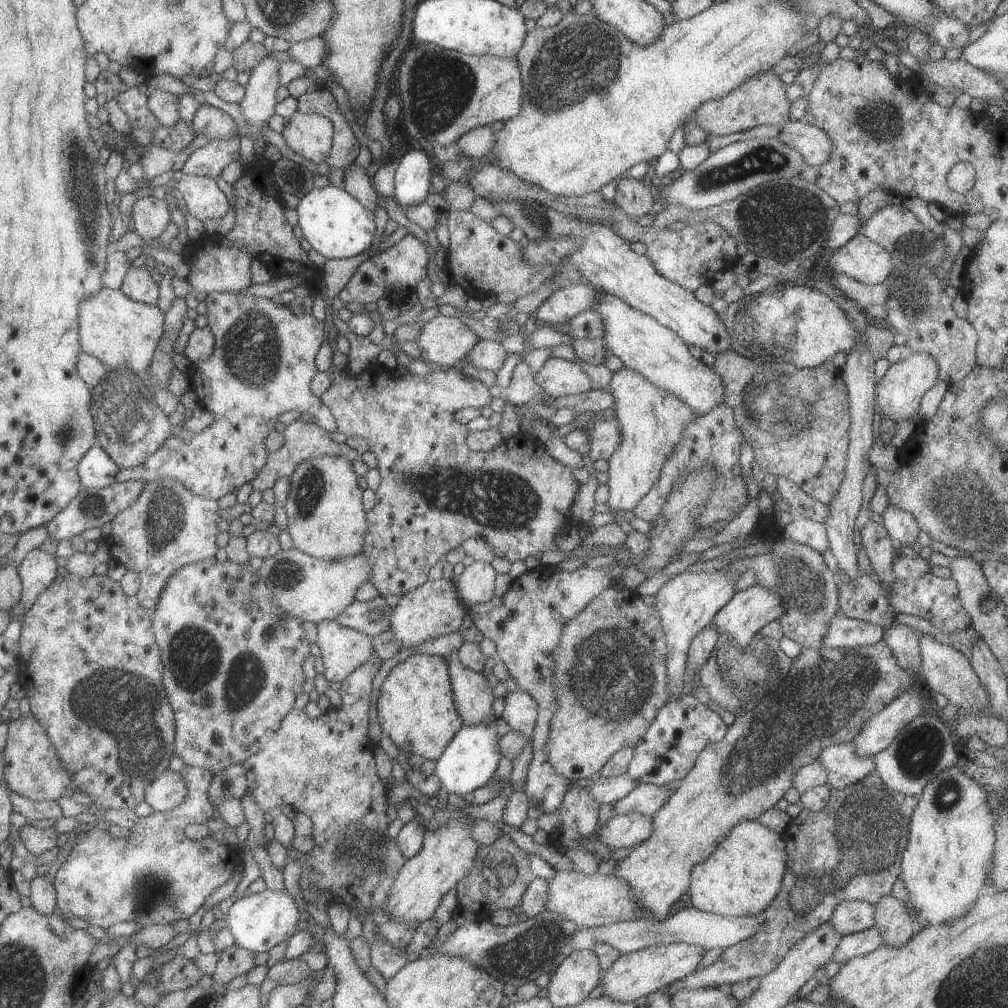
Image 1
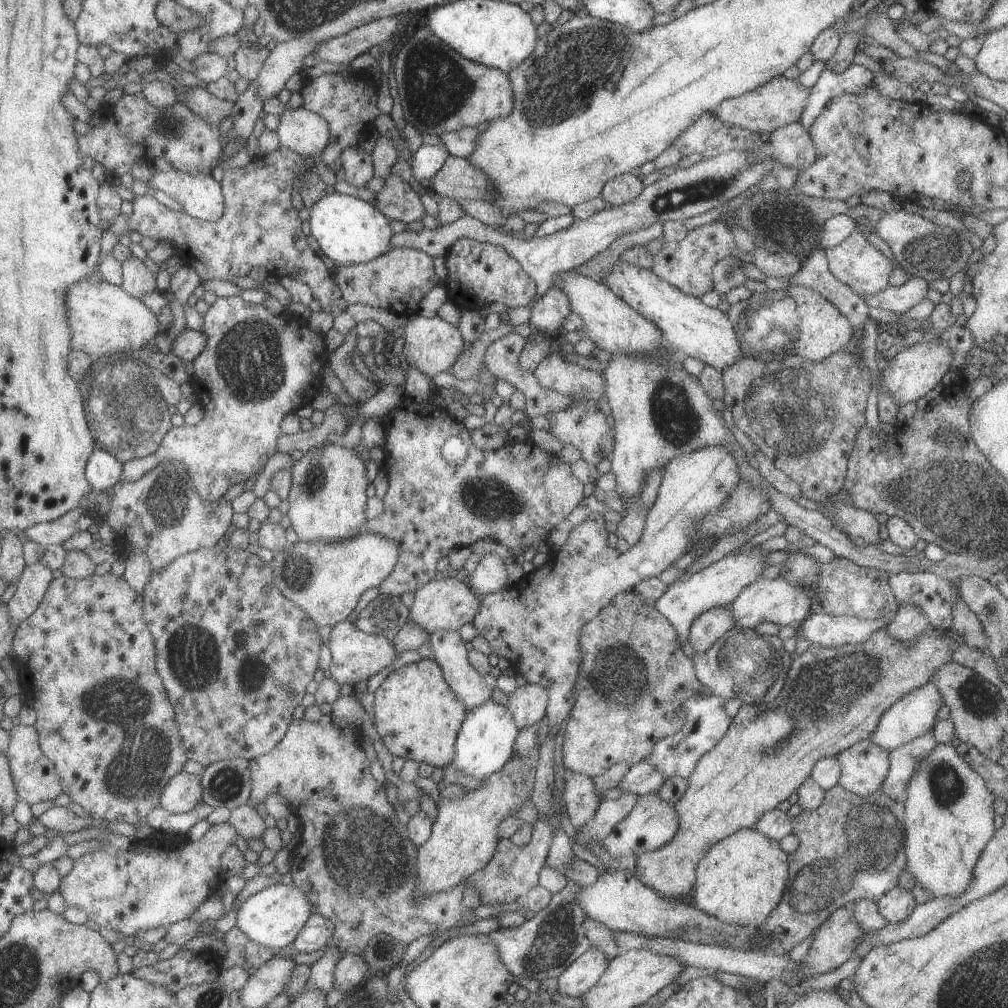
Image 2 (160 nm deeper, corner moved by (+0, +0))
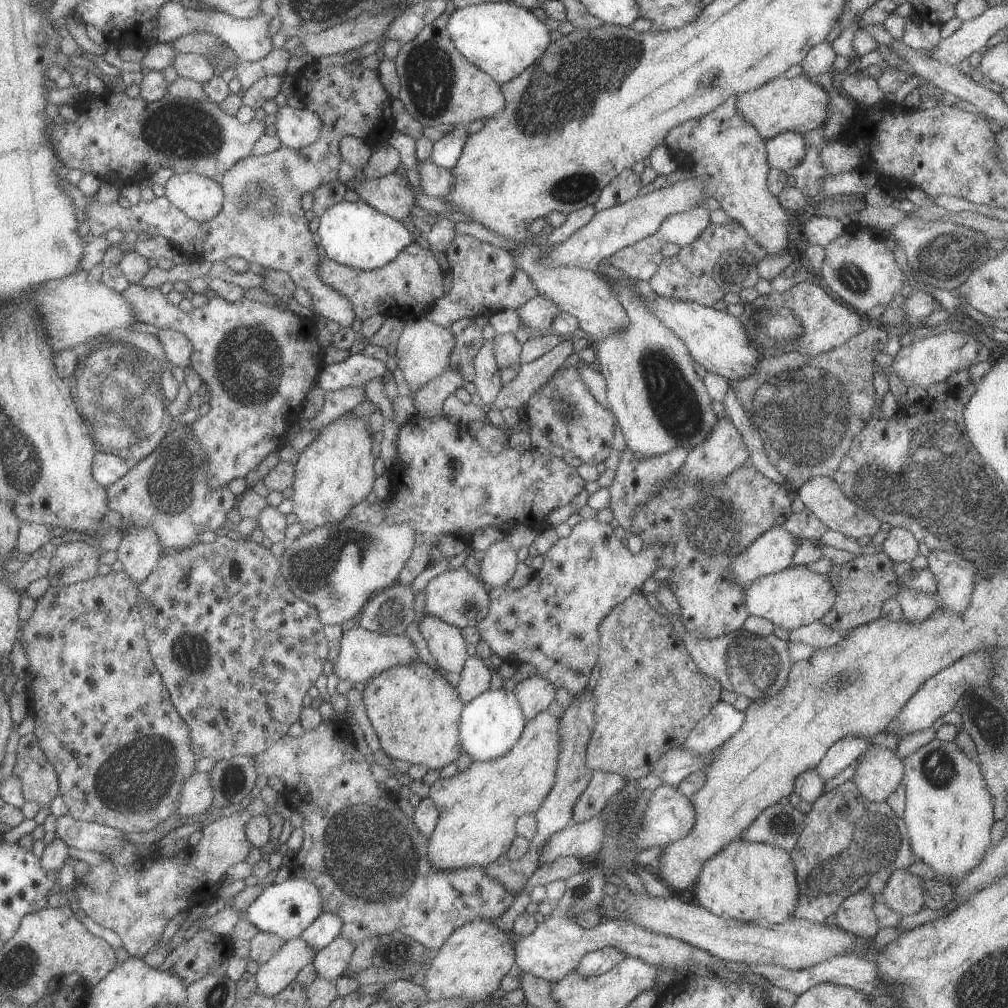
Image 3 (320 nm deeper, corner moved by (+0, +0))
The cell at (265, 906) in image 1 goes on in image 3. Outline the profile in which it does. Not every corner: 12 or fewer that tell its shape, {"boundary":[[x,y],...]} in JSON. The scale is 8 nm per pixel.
{"boundary":[[296,876],[268,885],[245,918],[285,942],[323,913],[319,888]]}

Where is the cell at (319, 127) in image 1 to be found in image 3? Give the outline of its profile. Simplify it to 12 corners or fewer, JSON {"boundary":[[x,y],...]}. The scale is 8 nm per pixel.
{"boundary":[[285,105],[275,127],[282,146],[294,150],[318,140],[322,125],[307,108]]}

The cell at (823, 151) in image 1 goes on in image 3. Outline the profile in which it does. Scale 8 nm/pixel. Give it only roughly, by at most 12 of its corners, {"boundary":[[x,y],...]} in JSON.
{"boundary":[[794,131],[766,140],[770,168],[787,172],[804,160]]}

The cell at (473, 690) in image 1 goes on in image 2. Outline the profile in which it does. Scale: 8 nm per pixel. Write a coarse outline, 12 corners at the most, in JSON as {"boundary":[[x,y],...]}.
{"boundary":[[429,635],[443,677],[467,710],[491,698],[497,678],[471,667],[466,641]]}

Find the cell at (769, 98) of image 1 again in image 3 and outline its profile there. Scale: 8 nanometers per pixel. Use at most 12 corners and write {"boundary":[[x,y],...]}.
{"boundary":[[801,74],[737,98],[764,140],[830,118],[828,91]]}

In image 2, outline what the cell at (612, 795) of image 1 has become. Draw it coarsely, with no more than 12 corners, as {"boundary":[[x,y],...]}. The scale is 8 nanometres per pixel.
{"boundary":[[648,760],[632,765],[619,788],[656,793],[665,776]]}

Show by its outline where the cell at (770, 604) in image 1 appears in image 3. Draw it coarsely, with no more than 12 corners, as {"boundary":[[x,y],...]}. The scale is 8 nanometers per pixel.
{"boundary":[[793,565],[753,580],[750,615],[786,630],[832,610],[826,575]]}

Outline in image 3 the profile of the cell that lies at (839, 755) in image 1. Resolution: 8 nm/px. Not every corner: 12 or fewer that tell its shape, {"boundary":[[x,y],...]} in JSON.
{"boundary":[[874,741],[858,759],[854,783],[881,803],[897,790],[905,764]]}

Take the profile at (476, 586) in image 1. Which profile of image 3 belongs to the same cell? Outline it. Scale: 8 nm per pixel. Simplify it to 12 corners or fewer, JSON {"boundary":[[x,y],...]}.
{"boundary":[[510,540],[490,545],[479,577],[488,589],[506,585],[519,563]]}

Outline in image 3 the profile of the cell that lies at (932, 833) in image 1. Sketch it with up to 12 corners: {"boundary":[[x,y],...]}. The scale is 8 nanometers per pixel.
{"boundary":[[936,738],[903,761],[912,850],[960,880],[992,842],[979,764]]}

